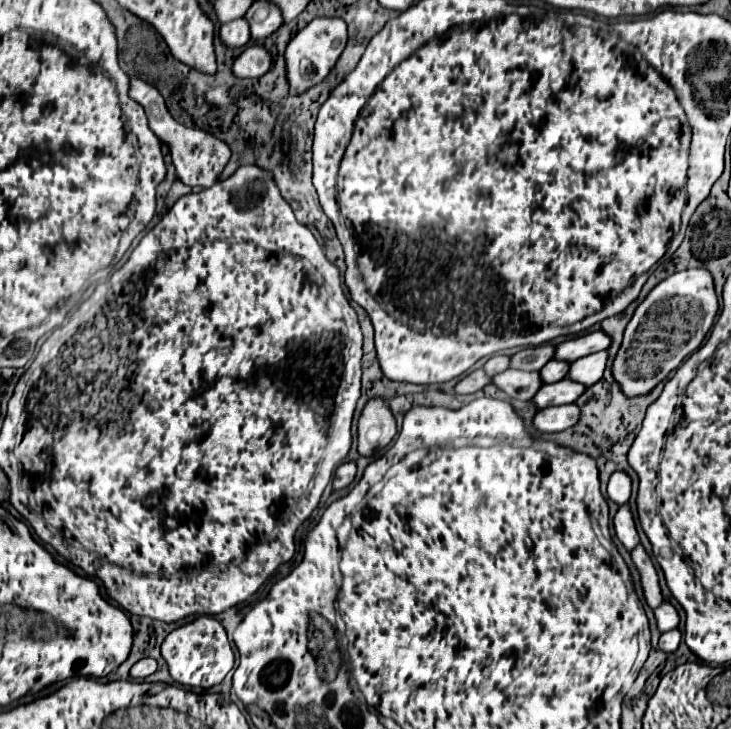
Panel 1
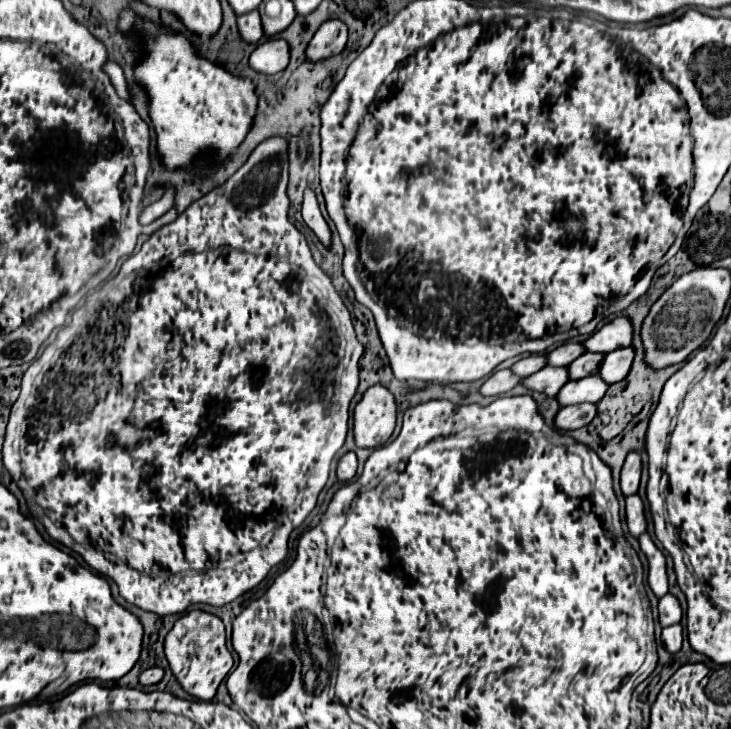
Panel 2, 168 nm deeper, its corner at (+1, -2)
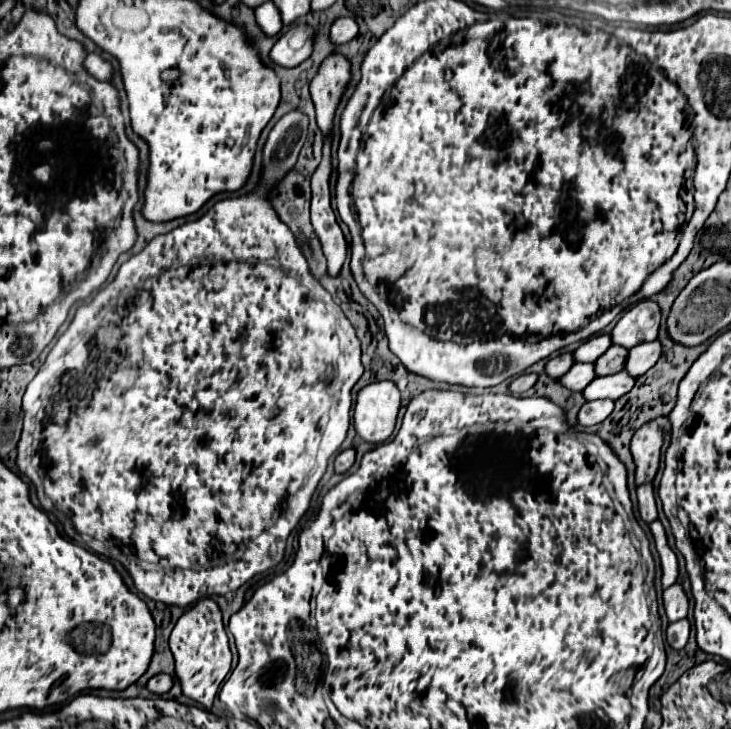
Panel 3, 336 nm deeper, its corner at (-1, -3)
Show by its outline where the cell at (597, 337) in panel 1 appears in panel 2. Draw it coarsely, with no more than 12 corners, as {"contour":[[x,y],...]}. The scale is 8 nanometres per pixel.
{"contour":[[618,316],[594,332],[588,352],[614,352],[632,346],[634,326]]}

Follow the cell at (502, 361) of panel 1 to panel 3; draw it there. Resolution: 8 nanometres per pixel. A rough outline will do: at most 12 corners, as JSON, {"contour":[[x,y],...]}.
{"contour":[[570,353],[548,359],[544,371],[556,379],[570,369]]}

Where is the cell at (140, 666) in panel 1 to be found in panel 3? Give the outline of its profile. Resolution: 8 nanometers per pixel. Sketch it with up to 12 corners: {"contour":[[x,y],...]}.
{"contour":[[166,673],[154,675],[148,681],[148,691],[156,695],[168,693],[172,677]]}

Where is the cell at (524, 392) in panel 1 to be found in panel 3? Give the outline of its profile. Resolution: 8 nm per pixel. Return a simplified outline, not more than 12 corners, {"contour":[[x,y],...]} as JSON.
{"contour":[[574,363],[556,381],[582,391],[594,379],[592,363]]}

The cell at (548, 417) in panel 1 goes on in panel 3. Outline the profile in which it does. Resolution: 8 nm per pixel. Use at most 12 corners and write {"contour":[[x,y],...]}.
{"contour":[[588,401],[578,411],[578,425],[598,425],[612,413],[614,401]]}

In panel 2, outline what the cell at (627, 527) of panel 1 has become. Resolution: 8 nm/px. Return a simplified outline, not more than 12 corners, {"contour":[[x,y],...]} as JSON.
{"contour":[[638,494],[626,498],[626,524],[632,536],[646,530]]}

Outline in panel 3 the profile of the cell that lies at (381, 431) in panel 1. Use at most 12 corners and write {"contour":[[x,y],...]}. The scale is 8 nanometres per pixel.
{"contour":[[392,381],[360,389],[354,427],[384,443],[400,409]]}

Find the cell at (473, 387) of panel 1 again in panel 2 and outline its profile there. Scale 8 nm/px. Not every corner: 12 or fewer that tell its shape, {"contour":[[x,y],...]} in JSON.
{"contour":[[512,370],[486,378],[480,392],[498,396],[510,392],[520,378]]}

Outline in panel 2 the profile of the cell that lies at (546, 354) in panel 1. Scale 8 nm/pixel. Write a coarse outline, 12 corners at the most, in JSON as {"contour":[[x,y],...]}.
{"contour":[[566,342],[548,352],[548,366],[568,366],[584,344]]}

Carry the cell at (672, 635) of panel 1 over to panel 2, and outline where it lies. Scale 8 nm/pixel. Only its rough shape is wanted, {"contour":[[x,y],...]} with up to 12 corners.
{"contour":[[682,626],[662,630],[662,642],[668,652],[682,648]]}

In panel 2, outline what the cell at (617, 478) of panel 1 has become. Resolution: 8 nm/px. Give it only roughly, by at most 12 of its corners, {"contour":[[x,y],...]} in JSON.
{"contour":[[630,452],[622,474],[622,494],[638,492],[642,454]]}

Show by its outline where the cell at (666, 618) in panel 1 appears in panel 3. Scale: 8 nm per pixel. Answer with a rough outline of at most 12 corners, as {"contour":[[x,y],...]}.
{"contour":[[680,585],[662,593],[668,621],[688,615],[688,597]]}

